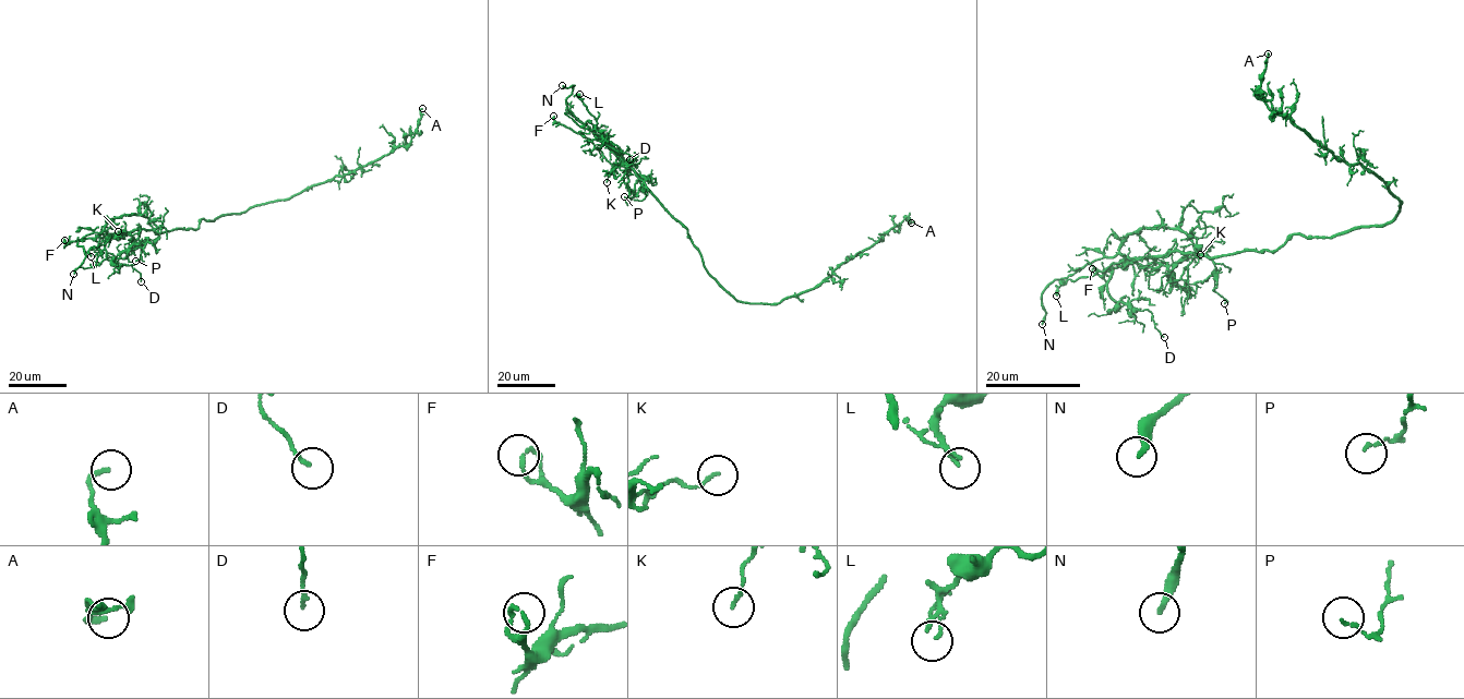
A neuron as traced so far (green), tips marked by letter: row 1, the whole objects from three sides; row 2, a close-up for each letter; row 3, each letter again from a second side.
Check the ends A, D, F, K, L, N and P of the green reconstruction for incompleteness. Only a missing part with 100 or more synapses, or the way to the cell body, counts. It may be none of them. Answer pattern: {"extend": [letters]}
{"extend": ["N"]}

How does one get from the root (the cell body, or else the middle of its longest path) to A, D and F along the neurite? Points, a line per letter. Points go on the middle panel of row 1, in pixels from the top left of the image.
A: (711, 276), (740, 301), (778, 303), (816, 288), (842, 263), (899, 226), (906, 217), (911, 223)
D: (711, 276), (687, 230), (594, 125), (622, 153), (628, 154), (630, 159)
F: (711, 276), (687, 230), (636, 172), (603, 143), (558, 123), (553, 116)

